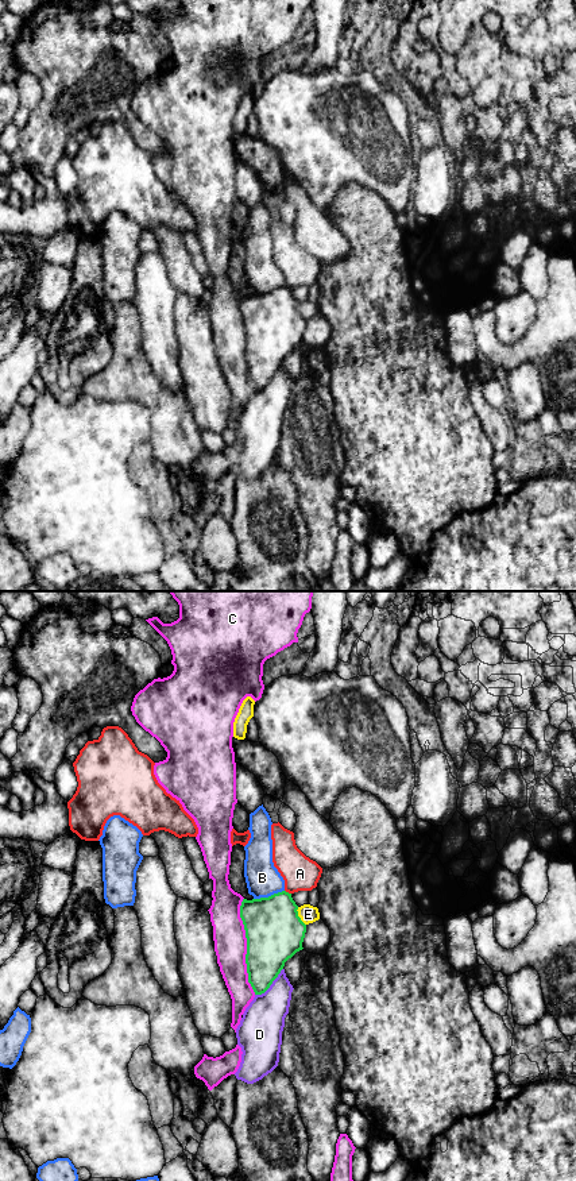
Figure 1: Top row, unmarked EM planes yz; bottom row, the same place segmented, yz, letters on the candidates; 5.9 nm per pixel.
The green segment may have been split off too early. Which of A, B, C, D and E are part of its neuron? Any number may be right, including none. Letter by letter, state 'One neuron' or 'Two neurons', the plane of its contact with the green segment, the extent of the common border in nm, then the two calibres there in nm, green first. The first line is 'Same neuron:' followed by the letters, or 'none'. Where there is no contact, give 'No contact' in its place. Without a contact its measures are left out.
Same neuron: none
A: Two neurons. Touches green in yz. Shared border 50 nm. Thickness 340 nm (green) against 200 nm
B: Two neurons. Touches green in yz. Shared border 190 nm. Thickness 340 nm (green) against 200 nm
C: Two neurons. Touches green in yz. Shared border 600 nm. Thickness 340 nm (green) against 190 nm
D: Two neurons. Touches green in yz. Shared border 240 nm. Thickness 300 nm (green) against 260 nm
E: Two neurons. Touches green in yz. Shared border 120 nm. Thickness 340 nm (green) against 110 nm

